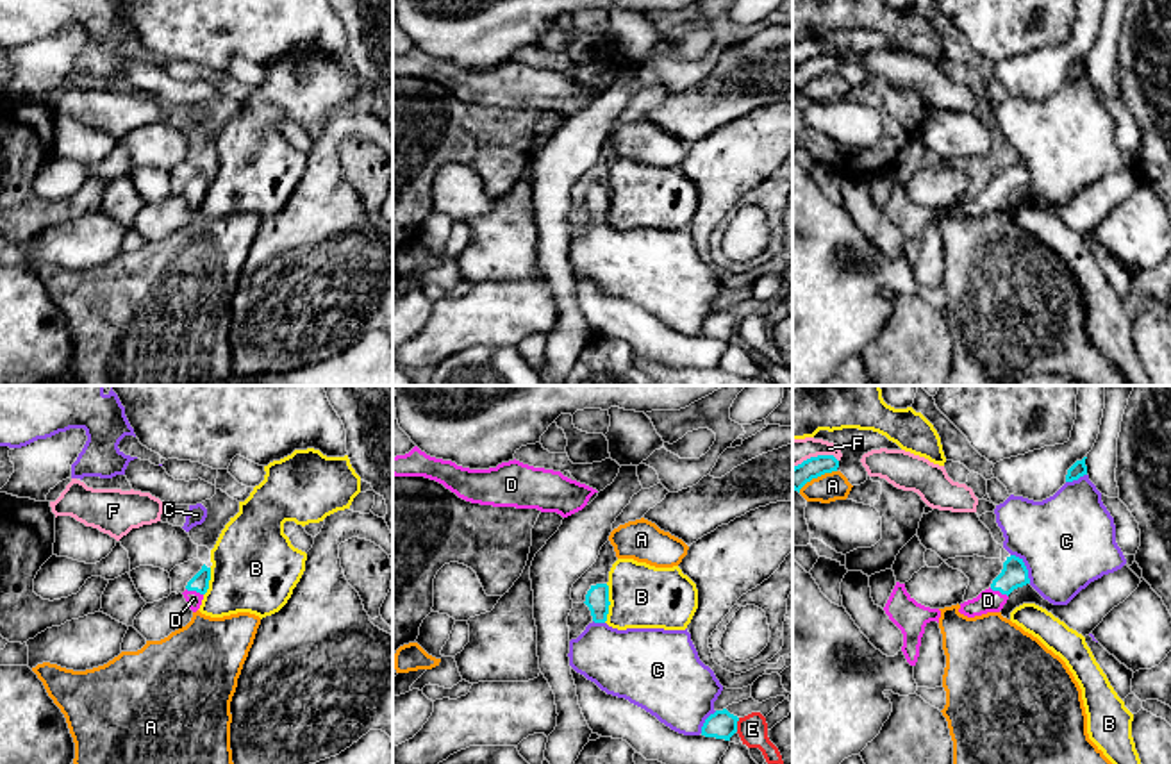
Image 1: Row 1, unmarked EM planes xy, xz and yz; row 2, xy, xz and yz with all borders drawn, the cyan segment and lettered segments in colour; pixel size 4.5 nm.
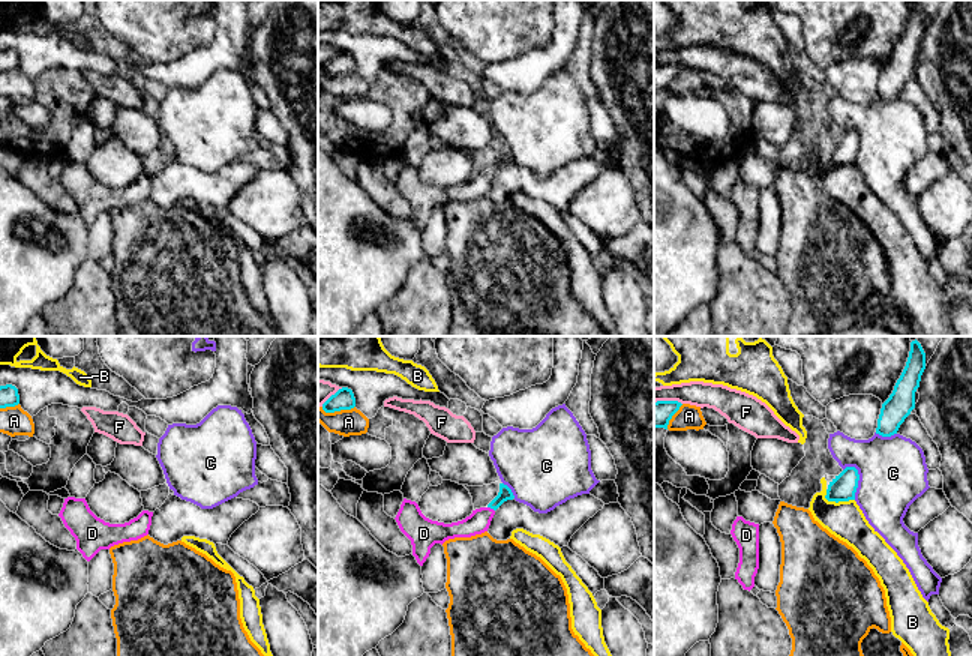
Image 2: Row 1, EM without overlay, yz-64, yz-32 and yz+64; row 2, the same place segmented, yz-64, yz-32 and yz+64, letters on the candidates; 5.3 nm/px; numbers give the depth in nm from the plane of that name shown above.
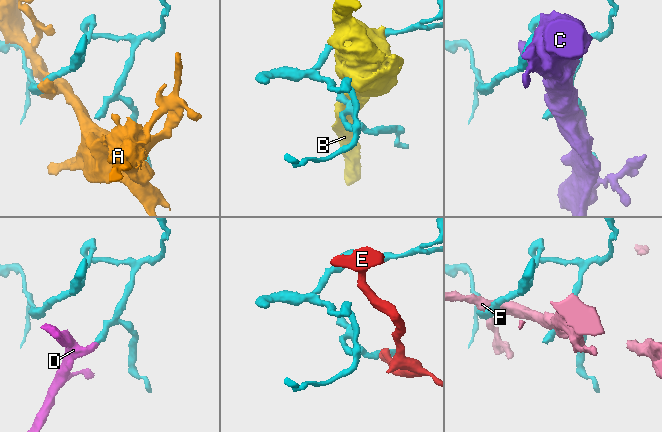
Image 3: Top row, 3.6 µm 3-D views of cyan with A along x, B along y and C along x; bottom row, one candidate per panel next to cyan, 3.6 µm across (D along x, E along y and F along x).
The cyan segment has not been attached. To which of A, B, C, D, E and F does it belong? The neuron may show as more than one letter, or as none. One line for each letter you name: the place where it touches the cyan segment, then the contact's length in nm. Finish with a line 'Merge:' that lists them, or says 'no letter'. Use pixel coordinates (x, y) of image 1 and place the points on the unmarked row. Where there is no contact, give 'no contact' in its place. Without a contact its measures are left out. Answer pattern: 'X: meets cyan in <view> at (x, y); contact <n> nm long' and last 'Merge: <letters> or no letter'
D: meets cyan in yz at (998, 190); contact 100 nm long
Merge: D

